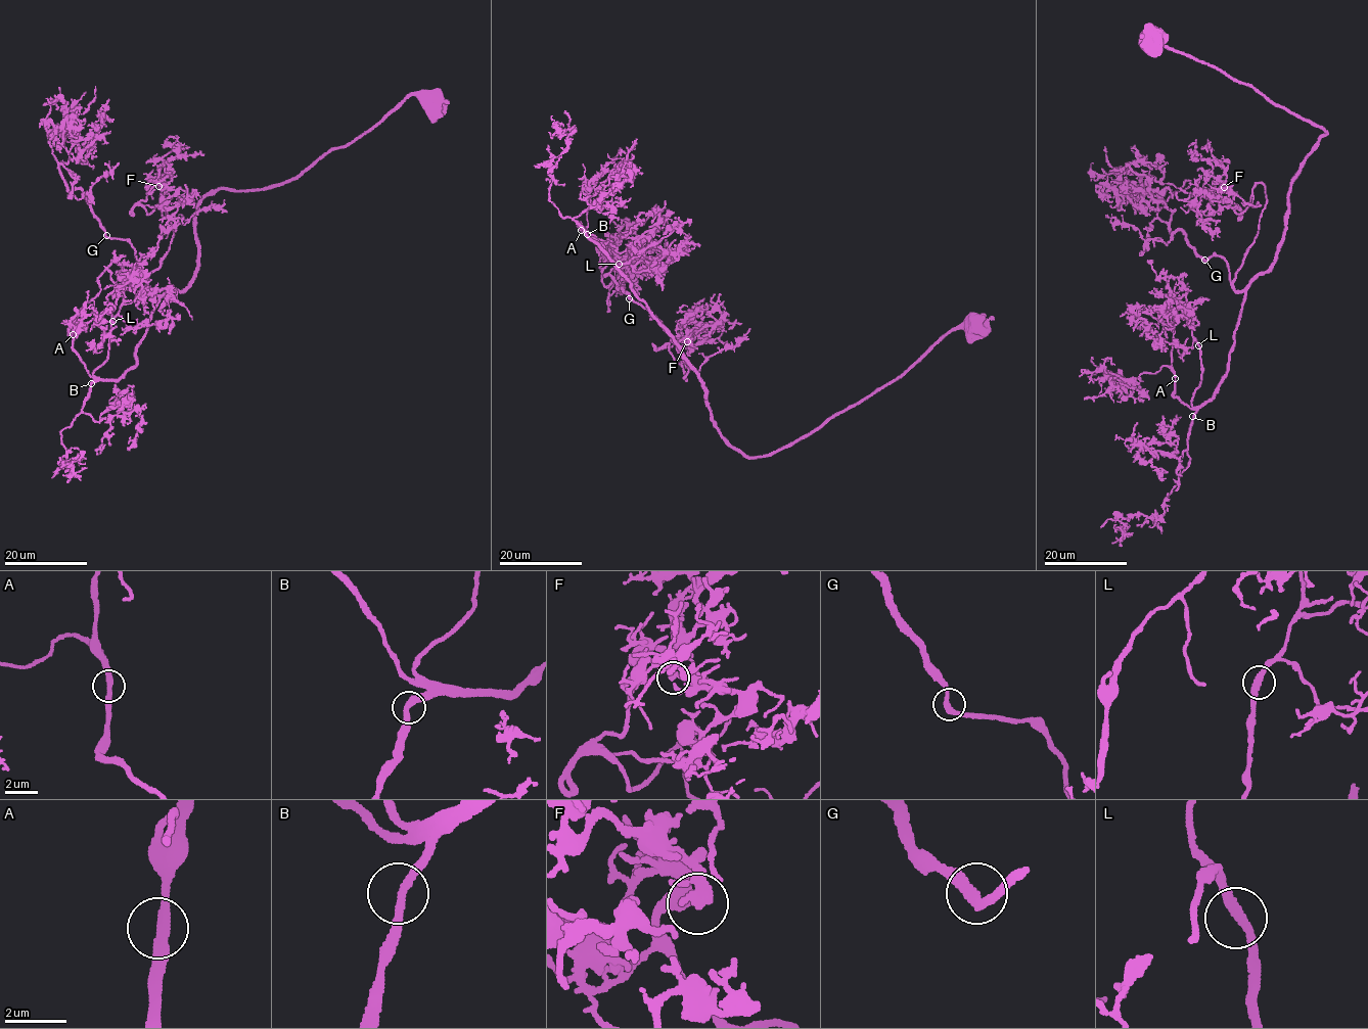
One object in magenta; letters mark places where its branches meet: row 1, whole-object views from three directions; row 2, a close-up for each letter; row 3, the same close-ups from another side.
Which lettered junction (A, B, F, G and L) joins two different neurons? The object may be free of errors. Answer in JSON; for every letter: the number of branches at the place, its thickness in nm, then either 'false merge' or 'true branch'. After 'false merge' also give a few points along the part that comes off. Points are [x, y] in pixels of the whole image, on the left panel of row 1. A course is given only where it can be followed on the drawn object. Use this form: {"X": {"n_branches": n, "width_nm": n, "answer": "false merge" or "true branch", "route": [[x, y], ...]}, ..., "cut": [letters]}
{"A": {"n_branches": 2, "width_nm": 280, "answer": "true branch"}, "B": {"n_branches": 2, "width_nm": 280, "answer": "true branch"}, "F": {"n_branches": 2, "width_nm": 280, "answer": "true branch"}, "G": {"n_branches": 2, "width_nm": 280, "answer": "true branch"}, "L": {"n_branches": 2, "width_nm": 280, "answer": "true branch"}, "cut": []}

